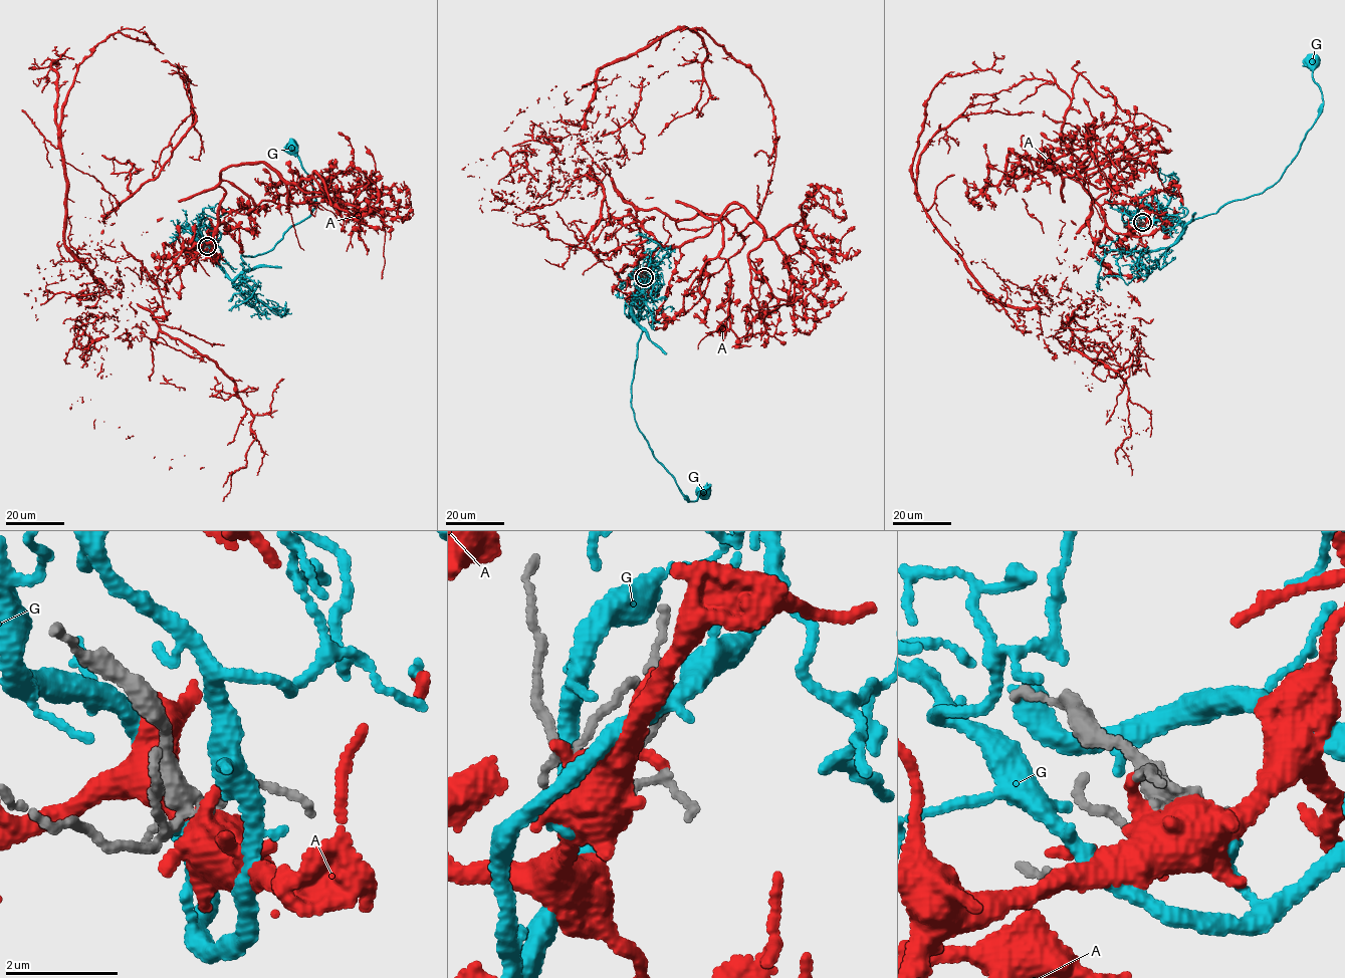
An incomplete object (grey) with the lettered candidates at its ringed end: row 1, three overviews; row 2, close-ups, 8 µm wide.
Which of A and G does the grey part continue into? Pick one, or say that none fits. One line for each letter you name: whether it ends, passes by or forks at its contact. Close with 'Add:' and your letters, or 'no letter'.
Add: no letter

